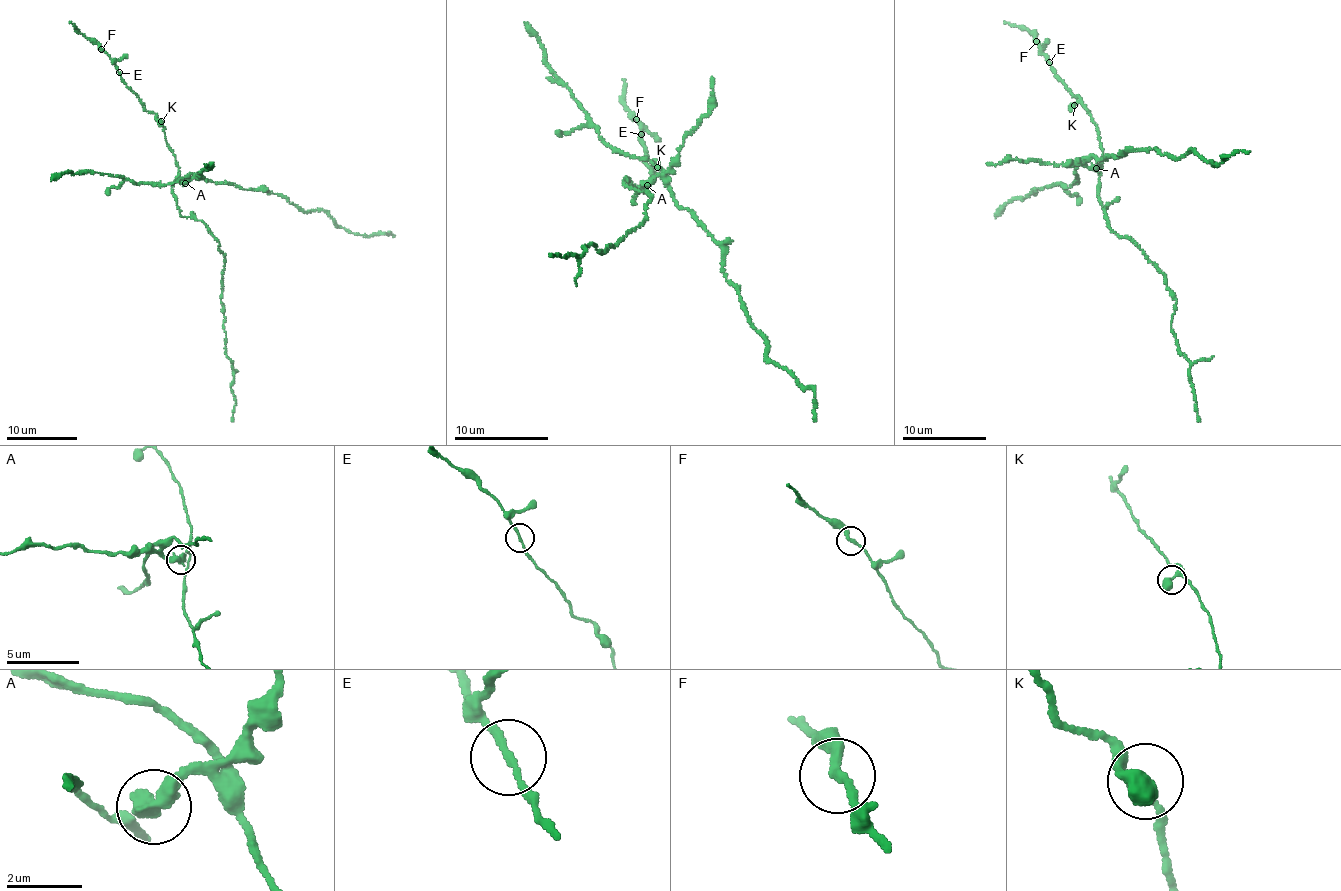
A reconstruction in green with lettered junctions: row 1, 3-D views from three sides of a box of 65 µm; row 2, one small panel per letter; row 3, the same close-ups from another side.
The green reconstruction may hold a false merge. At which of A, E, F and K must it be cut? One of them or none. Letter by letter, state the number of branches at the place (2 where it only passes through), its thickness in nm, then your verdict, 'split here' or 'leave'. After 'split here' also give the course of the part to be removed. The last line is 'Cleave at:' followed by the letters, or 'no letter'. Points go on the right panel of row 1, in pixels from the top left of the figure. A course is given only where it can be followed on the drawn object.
A: 2 | 420 nm | split here | (1097, 167), (1086, 164), (1088, 159), (1156, 147), (1176, 159), (1193, 149), (1216, 165), (1226, 155), (1249, 151)
E: 2 | 160 nm | leave
F: 2 | 240 nm | leave
K: 1 | 550 nm | leave
Cleave at: A

